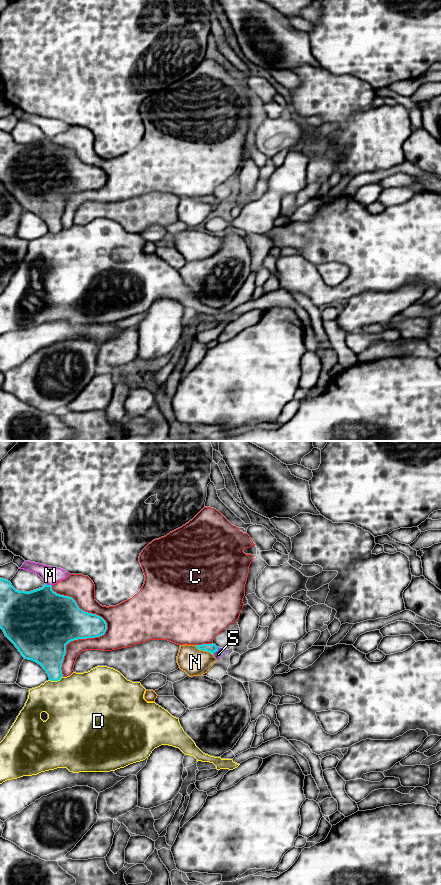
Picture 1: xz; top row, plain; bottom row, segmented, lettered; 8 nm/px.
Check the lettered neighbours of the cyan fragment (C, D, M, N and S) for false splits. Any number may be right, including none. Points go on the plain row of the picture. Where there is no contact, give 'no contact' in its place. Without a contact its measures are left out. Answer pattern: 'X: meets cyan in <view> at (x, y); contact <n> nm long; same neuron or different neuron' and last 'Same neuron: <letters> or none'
C: meets cyan in xz at (105, 183); contact 750 nm long; different neuron
D: meets cyan in xz at (55, 232); contact 120 nm long; different neuron
M: meets cyan in xz at (48, 137); contact 60 nm long; different neuron
N: meets cyan in xz at (204, 202); contact 160 nm long; different neuron
S: meets cyan in xz at (216, 202); contact 80 nm long; same neuron
Same neuron: S

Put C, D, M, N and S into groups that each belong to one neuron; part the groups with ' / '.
C / D / M / N / S

